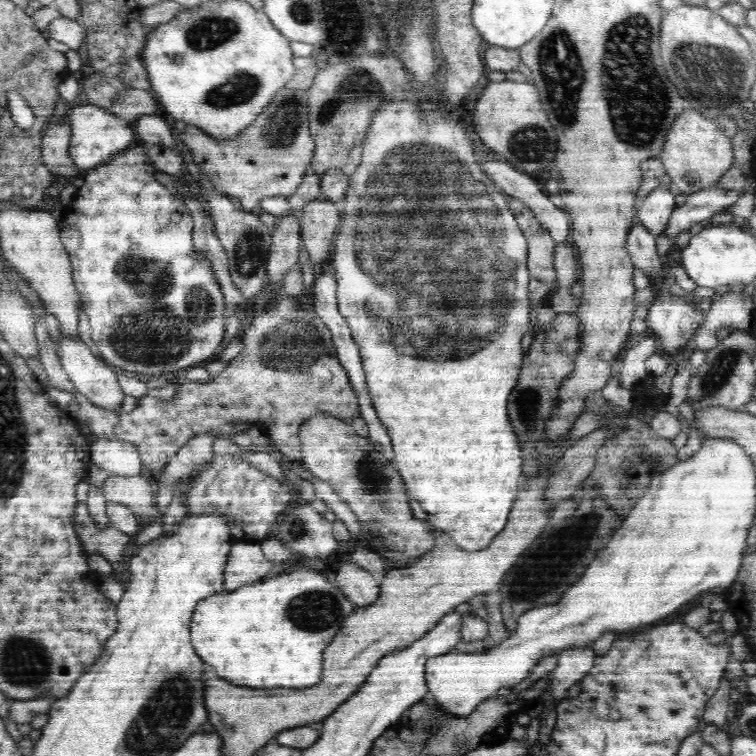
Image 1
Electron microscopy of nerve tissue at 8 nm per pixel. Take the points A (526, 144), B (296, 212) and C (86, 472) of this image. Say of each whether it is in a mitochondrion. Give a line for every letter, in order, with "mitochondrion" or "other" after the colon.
A: mitochondrion
B: other
C: other

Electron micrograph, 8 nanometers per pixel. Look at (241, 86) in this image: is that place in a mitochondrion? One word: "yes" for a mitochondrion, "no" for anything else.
yes

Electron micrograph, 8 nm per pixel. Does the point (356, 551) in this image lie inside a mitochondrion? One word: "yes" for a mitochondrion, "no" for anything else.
no

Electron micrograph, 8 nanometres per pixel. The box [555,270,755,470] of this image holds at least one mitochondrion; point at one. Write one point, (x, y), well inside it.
(722, 369)

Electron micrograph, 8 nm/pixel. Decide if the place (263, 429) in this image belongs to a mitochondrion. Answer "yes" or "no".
no

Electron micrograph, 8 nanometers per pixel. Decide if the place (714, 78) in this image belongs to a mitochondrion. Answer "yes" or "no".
yes

